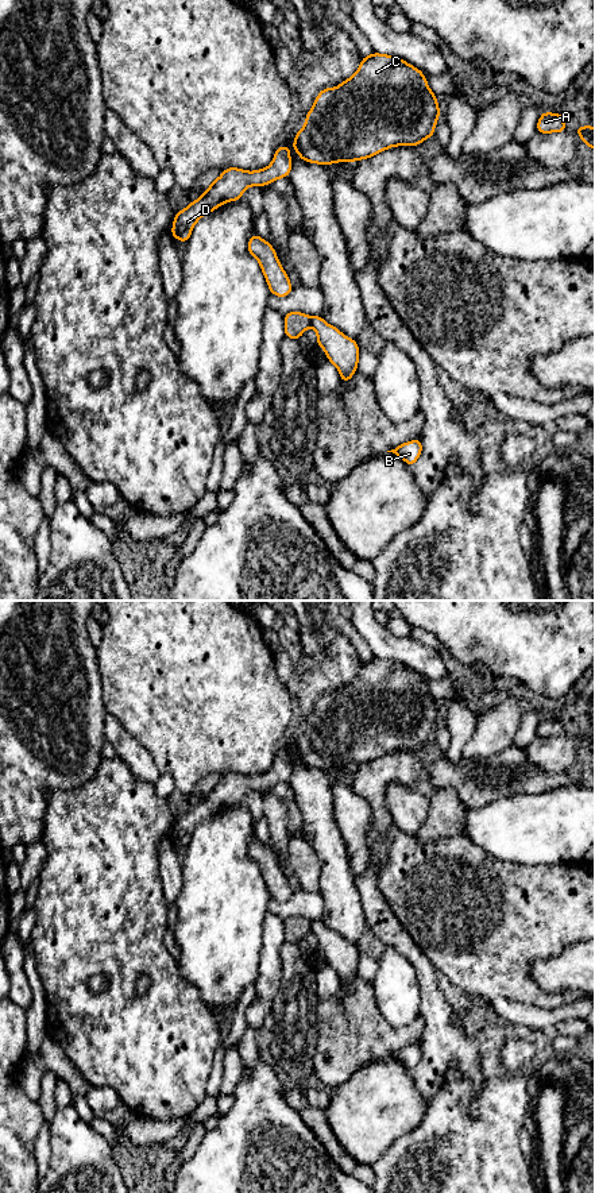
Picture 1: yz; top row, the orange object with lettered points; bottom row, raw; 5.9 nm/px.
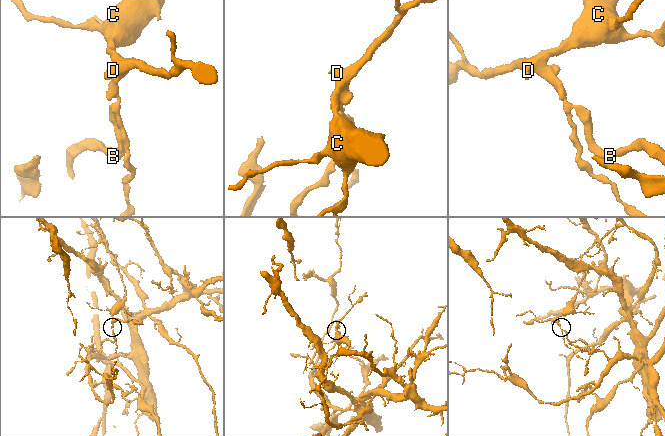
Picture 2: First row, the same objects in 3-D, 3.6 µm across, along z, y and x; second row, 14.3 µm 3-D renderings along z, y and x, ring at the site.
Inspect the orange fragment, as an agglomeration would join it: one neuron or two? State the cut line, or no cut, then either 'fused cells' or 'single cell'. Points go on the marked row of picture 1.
yz (312, 317), (309, 324) | fused cells

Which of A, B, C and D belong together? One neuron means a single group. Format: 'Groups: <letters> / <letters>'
Groups: A C D / B

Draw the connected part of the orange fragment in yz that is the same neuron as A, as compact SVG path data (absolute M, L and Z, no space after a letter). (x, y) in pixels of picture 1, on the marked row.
M542 112L537 123L537 132L550 134L567 131L564 123L564 115Z

